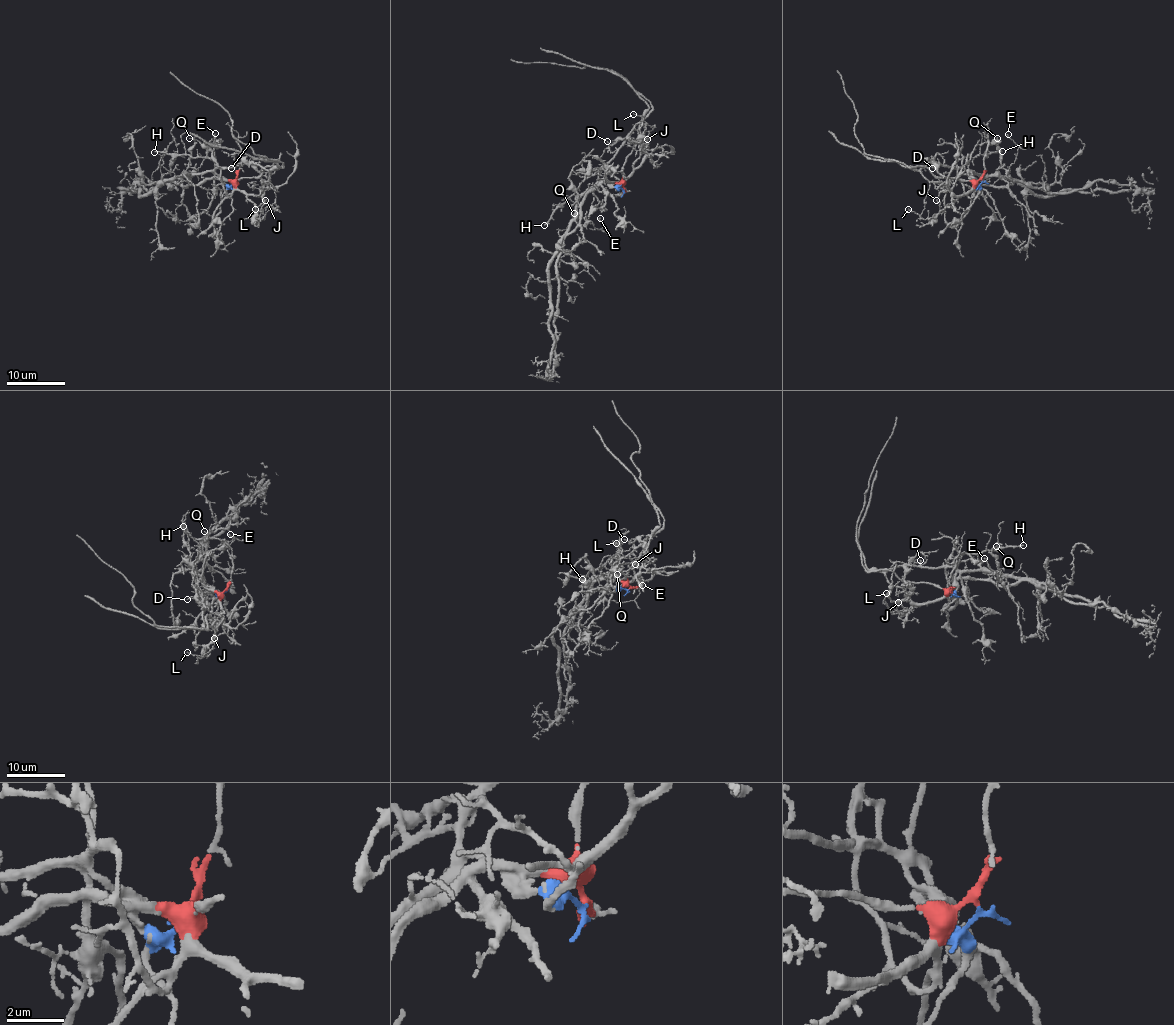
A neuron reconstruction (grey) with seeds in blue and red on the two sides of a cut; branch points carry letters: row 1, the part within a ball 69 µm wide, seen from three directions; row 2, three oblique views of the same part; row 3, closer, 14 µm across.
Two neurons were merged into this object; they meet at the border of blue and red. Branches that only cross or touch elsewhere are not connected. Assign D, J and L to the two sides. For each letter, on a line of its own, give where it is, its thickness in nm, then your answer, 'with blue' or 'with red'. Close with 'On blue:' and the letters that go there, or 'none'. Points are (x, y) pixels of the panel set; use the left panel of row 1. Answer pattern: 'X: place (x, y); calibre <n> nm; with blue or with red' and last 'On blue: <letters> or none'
D: place (231, 168); calibre 110 nm; with red
J: place (265, 200); calibre 160 nm; with red
L: place (255, 209); calibre 130 nm; with red
On blue: none

